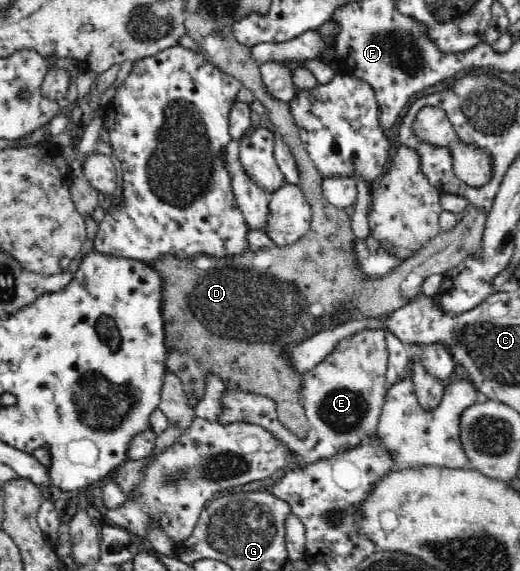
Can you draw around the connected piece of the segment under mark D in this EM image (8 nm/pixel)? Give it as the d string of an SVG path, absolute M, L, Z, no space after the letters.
M257 61L255 67L247 75L249 79L239 79L243 87L249 89L255 99L265 107L270 121L277 127L277 134L291 148L292 156L297 162L300 173L298 185L306 199L312 206L312 223L309 231L295 243L277 246L273 245L258 250L247 250L240 256L232 258L218 258L201 254L196 258L177 258L165 256L151 265L161 277L164 277L164 303L162 316L164 321L166 366L173 372L188 397L188 404L195 407L205 395L205 377L212 371L216 373L229 390L254 393L273 399L279 421L299 438L307 437L309 421L306 418L304 403L302 402L302 381L304 373L300 373L290 364L286 355L286 346L302 342L309 336L325 330L331 330L353 319L379 318L390 315L396 309L409 304L409 300L422 295L423 282L430 275L443 275L451 268L457 267L467 258L482 256L482 241L486 225L486 217L481 210L467 207L461 215L457 227L449 231L441 231L436 238L429 240L414 256L403 260L389 273L381 276L365 276L354 255L355 236L351 232L351 210L339 209L331 206L322 195L322 181L324 177L317 171L311 161L308 151L300 138L299 128L295 125L290 112L290 105L273 97L265 84Z

